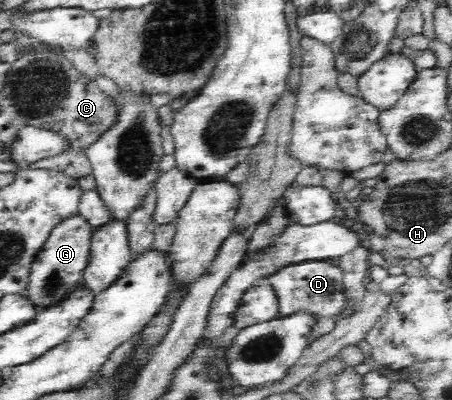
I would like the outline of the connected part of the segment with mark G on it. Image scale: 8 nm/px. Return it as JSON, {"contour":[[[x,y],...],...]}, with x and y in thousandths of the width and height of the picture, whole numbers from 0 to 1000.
{"contour":[[[177,535],[153,545],[115,580],[95,625],[69,655],[60,715],[51,728],[84,785],[124,773],[177,713],[188,668],[197,665],[201,598],[201,568]]]}

